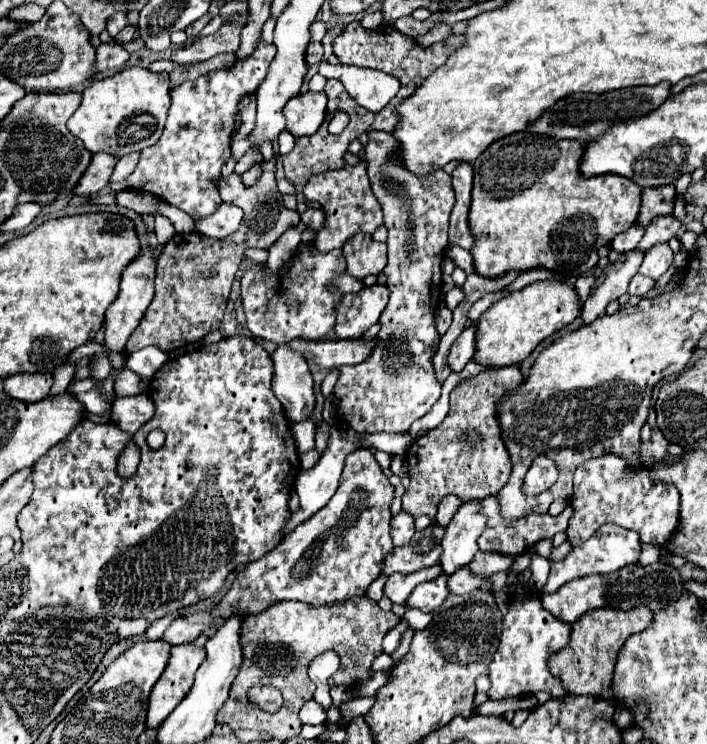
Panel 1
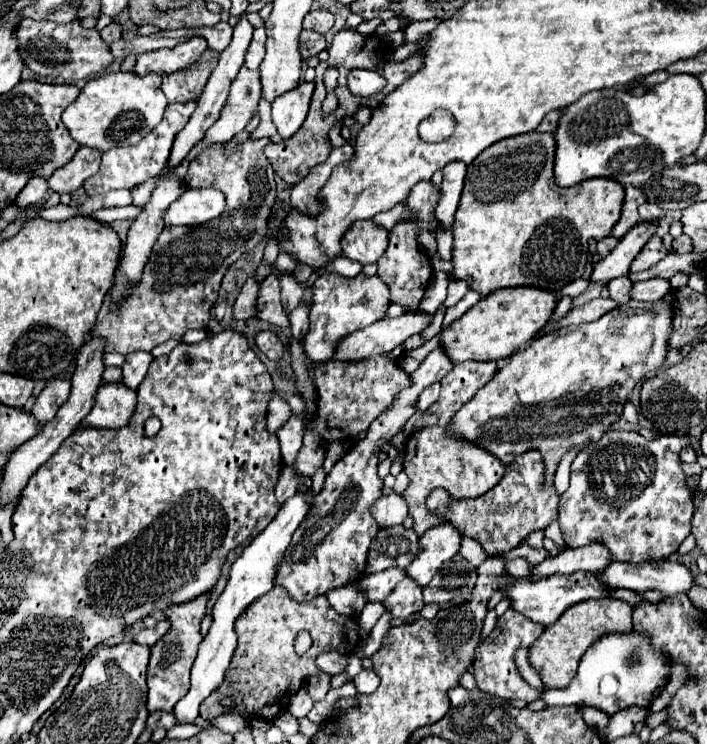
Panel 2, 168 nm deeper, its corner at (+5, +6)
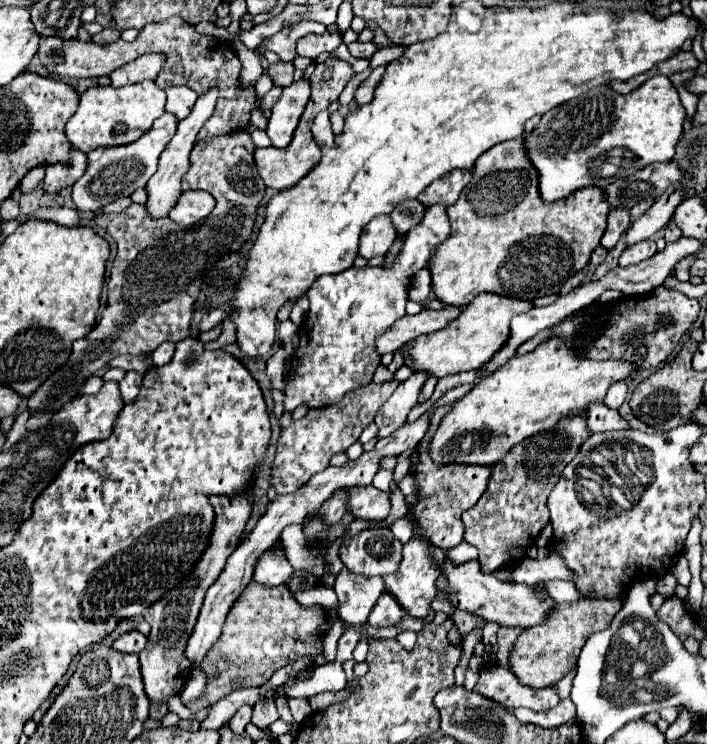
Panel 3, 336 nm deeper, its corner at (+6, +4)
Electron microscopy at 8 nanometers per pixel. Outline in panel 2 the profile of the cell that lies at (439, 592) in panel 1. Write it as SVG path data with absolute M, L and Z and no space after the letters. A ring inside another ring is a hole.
M404 578L400 582L400 586L396 586L382 604L384 604L386 612L390 612L394 618L406 620L410 614L422 610L422 606L424 606L422 588L416 586L414 580Z

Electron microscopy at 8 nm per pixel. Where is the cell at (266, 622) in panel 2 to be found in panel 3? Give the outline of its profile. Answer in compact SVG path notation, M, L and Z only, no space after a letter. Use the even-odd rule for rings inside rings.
M249 584L241 598L233 604L215 648L211 648L211 652L203 658L201 668L209 676L207 692L195 700L195 704L187 704L187 708L197 712L225 698L233 690L263 686L279 668L305 656L315 658L317 654L323 654L323 636L319 634L319 628L325 624L325 608L301 606L287 586L255 588L255 584Z

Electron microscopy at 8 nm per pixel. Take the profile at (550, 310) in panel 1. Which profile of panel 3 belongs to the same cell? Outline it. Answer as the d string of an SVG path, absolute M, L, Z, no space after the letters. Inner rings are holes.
M479 294L469 306L463 308L461 316L447 324L443 330L413 340L409 344L409 350L405 350L405 364L413 370L427 370L435 378L477 370L487 364L487 360L491 360L509 340L511 318L515 314L529 312L531 308L533 302L529 300L507 298L499 294Z

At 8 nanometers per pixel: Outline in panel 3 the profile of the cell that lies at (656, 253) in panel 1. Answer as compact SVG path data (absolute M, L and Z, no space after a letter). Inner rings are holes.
M645 240L645 242L633 244L633 246L629 246L627 250L623 250L623 254L621 254L621 258L619 258L619 266L639 264L639 262L651 258L655 252L657 252L657 246L655 246L653 240Z

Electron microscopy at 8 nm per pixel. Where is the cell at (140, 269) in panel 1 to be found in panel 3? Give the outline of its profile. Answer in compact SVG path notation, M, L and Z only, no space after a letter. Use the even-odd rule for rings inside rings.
M209 88L205 94L199 96L199 100L195 102L191 114L179 122L177 126L177 134L171 138L171 142L167 144L167 148L163 150L161 154L161 160L159 160L159 168L157 172L151 176L151 180L147 182L147 202L145 202L145 208L147 208L147 214L153 218L153 220L159 220L163 216L167 216L171 212L171 208L177 204L179 196L181 196L181 178L183 174L189 170L189 154L193 150L193 144L197 140L197 134L201 130L201 126L211 118L213 110L215 110L215 102L219 98L219 88Z

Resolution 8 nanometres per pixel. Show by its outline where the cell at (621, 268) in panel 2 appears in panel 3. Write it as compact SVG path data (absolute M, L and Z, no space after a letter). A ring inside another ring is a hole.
M667 192L667 196L661 196L641 218L633 220L631 228L627 230L625 242L627 246L633 246L641 240L649 240L653 238L661 228L665 228L671 218L675 208L679 206L679 202L683 200L681 192Z

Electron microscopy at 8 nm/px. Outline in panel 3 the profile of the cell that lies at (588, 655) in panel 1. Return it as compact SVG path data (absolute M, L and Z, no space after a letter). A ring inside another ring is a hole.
M591 598L591 600L557 604L555 610L551 610L551 616L543 624L523 630L523 634L517 638L509 658L511 672L519 678L521 684L531 688L555 686L575 668L579 652L587 642L587 638L593 632L609 628L621 606L623 602L617 598Z

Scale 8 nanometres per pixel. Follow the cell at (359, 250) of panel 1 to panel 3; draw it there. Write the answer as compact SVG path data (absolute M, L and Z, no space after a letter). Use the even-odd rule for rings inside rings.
M377 216L361 232L359 256L367 260L375 256L385 256L395 238L397 238L397 230L393 228L389 216Z

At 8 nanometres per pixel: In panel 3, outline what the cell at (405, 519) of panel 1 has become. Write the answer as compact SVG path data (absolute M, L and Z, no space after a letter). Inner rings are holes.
M375 486L349 488L351 512L367 522L381 522L391 512L391 498L387 492L377 490Z

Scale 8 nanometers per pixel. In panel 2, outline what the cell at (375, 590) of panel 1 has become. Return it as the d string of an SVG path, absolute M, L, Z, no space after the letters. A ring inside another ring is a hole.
M352 584L336 590L328 590L326 598L330 606L344 616L358 616L364 608L364 592L356 590Z

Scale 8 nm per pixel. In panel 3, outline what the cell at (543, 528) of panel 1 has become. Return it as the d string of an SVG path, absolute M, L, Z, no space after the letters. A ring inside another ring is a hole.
M577 416L523 440L519 446L511 448L511 452L499 464L493 466L489 488L479 502L463 514L463 538L479 550L479 564L483 572L489 574L507 564L517 566L527 556L527 548L549 524L547 498L551 490L559 482L567 462L573 460L587 438L589 430L585 418Z

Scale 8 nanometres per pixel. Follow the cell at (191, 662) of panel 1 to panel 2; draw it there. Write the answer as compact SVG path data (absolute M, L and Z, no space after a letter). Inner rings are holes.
M204 594L204 598L196 598L196 602L184 602L184 606L168 606L164 610L166 620L170 622L172 630L152 646L150 654L150 664L148 664L148 710L164 710L172 712L174 704L186 696L190 688L190 668L194 664L194 658L198 654L198 646L202 642L200 634L200 620L206 614L206 604L208 604L210 594Z

